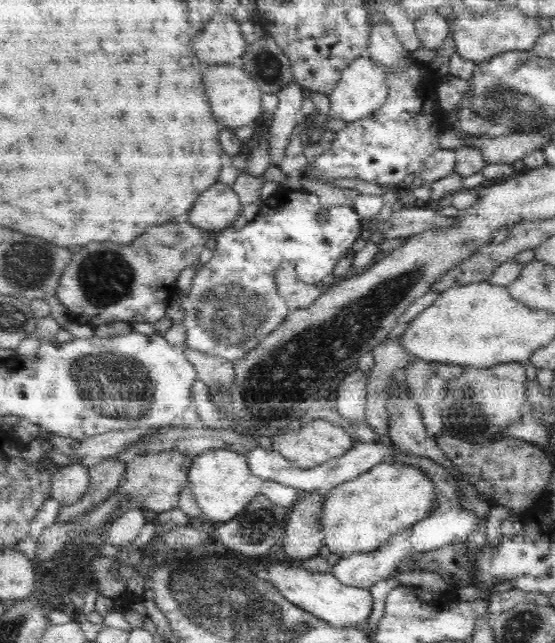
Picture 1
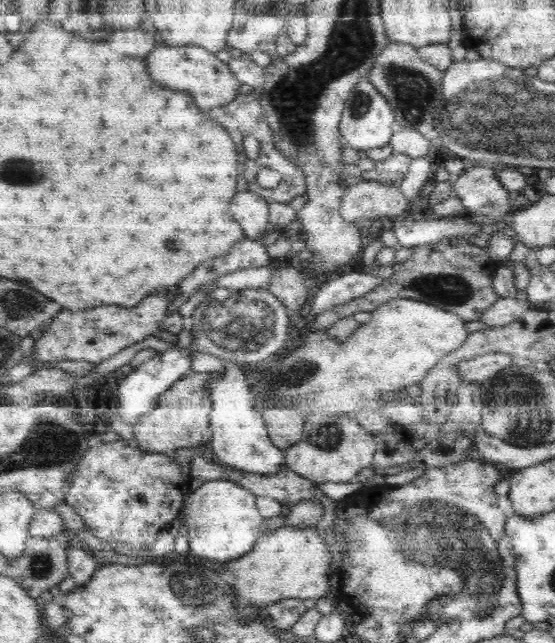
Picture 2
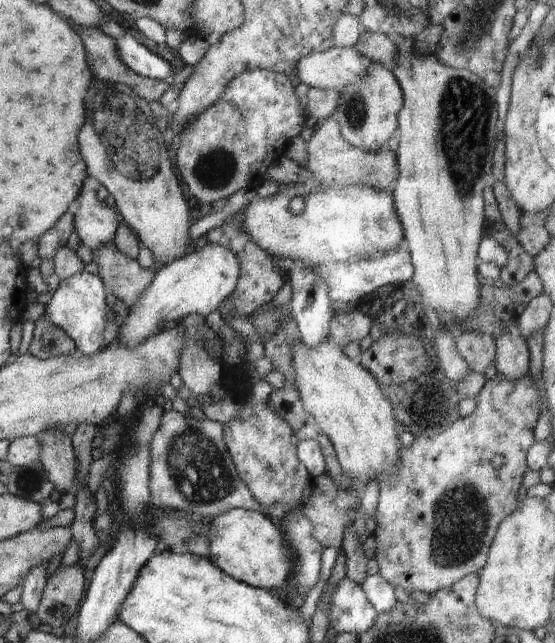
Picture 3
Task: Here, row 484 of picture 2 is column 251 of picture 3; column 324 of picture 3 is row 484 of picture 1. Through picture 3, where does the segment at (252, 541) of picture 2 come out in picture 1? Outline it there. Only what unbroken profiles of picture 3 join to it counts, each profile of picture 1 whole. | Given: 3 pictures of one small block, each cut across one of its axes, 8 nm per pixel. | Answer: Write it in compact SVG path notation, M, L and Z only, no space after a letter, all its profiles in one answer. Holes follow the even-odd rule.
M228 449L202 452L193 459L187 476L187 486L195 496L200 512L204 512L214 523L226 522L242 512L261 492L264 481L250 470L246 455Z

